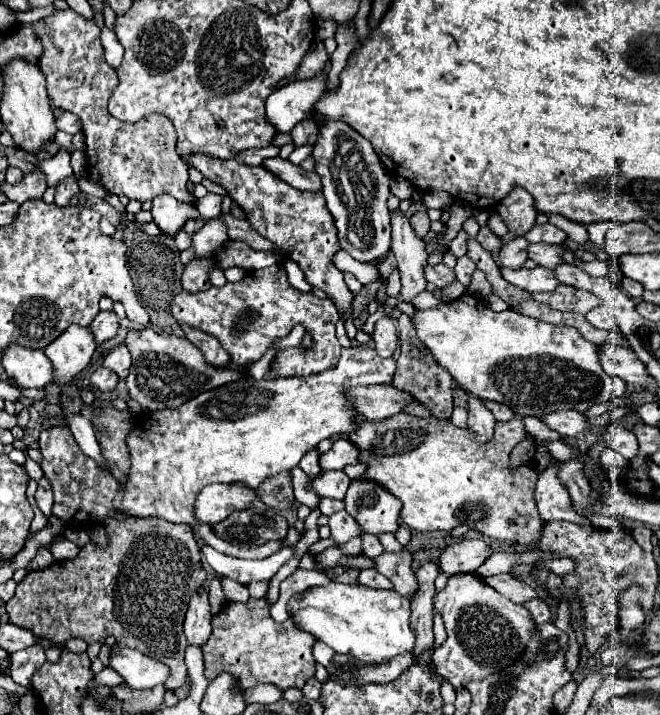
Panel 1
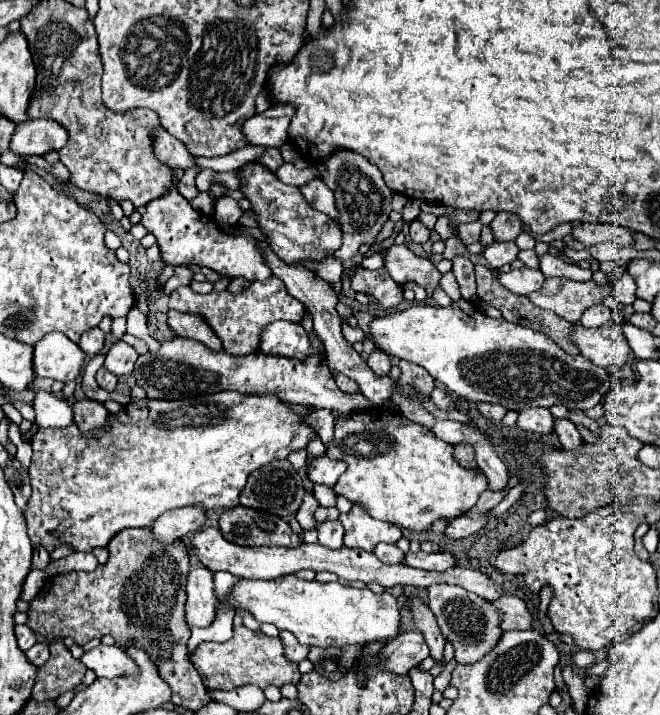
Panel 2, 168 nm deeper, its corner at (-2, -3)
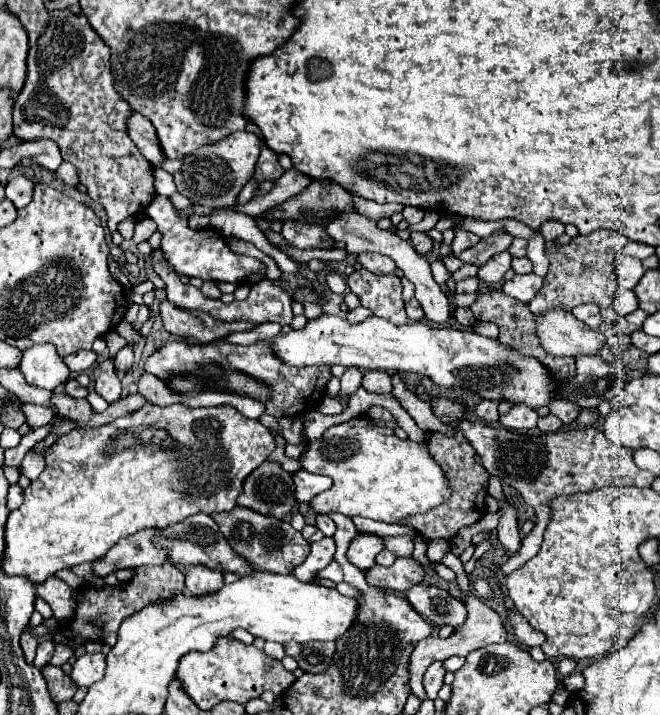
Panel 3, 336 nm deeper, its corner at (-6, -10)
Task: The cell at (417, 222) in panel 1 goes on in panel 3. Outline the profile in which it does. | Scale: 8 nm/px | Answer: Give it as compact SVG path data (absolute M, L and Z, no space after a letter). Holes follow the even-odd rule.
M412 232L412 234L410 234L410 242L412 242L412 246L416 248L416 252L422 254L422 256L432 250L432 240L430 240L424 232Z

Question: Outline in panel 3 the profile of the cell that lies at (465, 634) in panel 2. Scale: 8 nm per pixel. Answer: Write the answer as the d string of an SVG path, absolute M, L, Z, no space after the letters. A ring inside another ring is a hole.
M416 584L404 592L404 598L412 608L426 618L428 622L442 626L448 624L452 628L458 628L466 620L466 606L462 600L452 598L446 590L428 586L428 584Z

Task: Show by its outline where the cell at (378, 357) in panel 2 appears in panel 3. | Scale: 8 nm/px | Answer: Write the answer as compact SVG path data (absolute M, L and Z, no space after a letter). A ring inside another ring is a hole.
M366 372L362 378L362 388L368 392L376 394L390 394L392 392L392 382L390 374L386 372Z

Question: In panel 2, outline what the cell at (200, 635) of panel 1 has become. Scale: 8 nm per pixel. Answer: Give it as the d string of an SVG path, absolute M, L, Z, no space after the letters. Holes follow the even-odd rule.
M194 569L188 575L186 583L186 621L190 627L210 627L216 615L218 597L214 595L212 571L210 569Z

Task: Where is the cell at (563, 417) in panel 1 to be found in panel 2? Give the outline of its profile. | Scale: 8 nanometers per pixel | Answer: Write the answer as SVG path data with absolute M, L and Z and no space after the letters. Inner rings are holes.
M528 409L518 415L518 427L530 433L548 435L554 431L554 415L550 409Z

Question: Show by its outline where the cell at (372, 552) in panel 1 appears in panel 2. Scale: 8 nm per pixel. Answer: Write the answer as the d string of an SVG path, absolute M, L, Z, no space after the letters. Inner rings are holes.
M380 543L380 545L376 545L374 555L376 555L382 563L386 563L386 565L394 565L394 563L402 563L402 561L404 561L404 553L402 553L396 545L390 545L390 543Z

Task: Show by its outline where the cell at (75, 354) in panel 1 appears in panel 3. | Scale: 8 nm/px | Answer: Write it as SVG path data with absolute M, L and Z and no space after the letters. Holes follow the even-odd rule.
M38 344L24 350L20 358L20 372L28 384L46 390L54 390L66 382L70 374L68 366L56 354L56 348L52 344Z

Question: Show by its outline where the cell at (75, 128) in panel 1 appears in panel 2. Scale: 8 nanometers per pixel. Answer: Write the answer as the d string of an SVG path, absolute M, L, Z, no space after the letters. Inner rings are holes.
M32 119L16 125L16 133L10 141L10 149L18 155L44 155L48 151L60 151L68 143L68 131L56 121Z

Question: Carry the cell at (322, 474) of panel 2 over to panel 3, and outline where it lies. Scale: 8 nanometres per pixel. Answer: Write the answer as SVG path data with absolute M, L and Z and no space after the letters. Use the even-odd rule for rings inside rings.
M298 470L296 474L292 474L292 480L294 480L296 502L310 502L316 494L320 494L332 486L332 480L328 476L310 474L306 470Z

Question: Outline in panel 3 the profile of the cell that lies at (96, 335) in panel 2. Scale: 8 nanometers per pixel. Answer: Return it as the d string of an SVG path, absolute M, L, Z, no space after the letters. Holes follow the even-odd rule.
M84 350L84 352L76 352L76 354L70 354L70 356L64 356L64 364L68 364L68 368L72 372L84 372L88 370L94 362L96 362L96 354L92 350Z

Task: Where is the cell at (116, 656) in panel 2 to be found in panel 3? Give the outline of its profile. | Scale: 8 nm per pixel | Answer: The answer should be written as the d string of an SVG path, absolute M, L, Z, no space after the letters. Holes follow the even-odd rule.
M82 654L76 658L70 678L78 686L90 686L92 682L98 682L104 676L104 654Z

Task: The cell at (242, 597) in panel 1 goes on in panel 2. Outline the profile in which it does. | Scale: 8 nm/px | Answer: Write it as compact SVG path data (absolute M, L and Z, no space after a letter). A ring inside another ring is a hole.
M224 571L214 573L214 591L216 591L216 597L220 601L228 599L230 593L232 593L234 583L236 583L236 577L232 577L232 573L224 573Z

